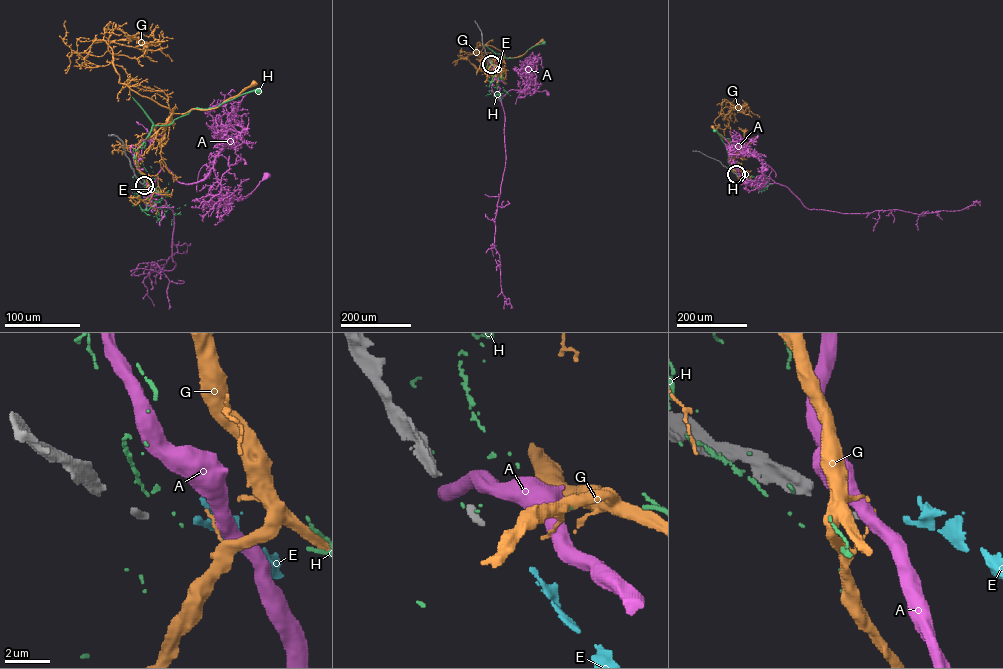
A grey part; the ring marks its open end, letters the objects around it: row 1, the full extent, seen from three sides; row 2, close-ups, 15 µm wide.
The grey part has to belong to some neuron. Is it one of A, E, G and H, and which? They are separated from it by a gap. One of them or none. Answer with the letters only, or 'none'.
E

